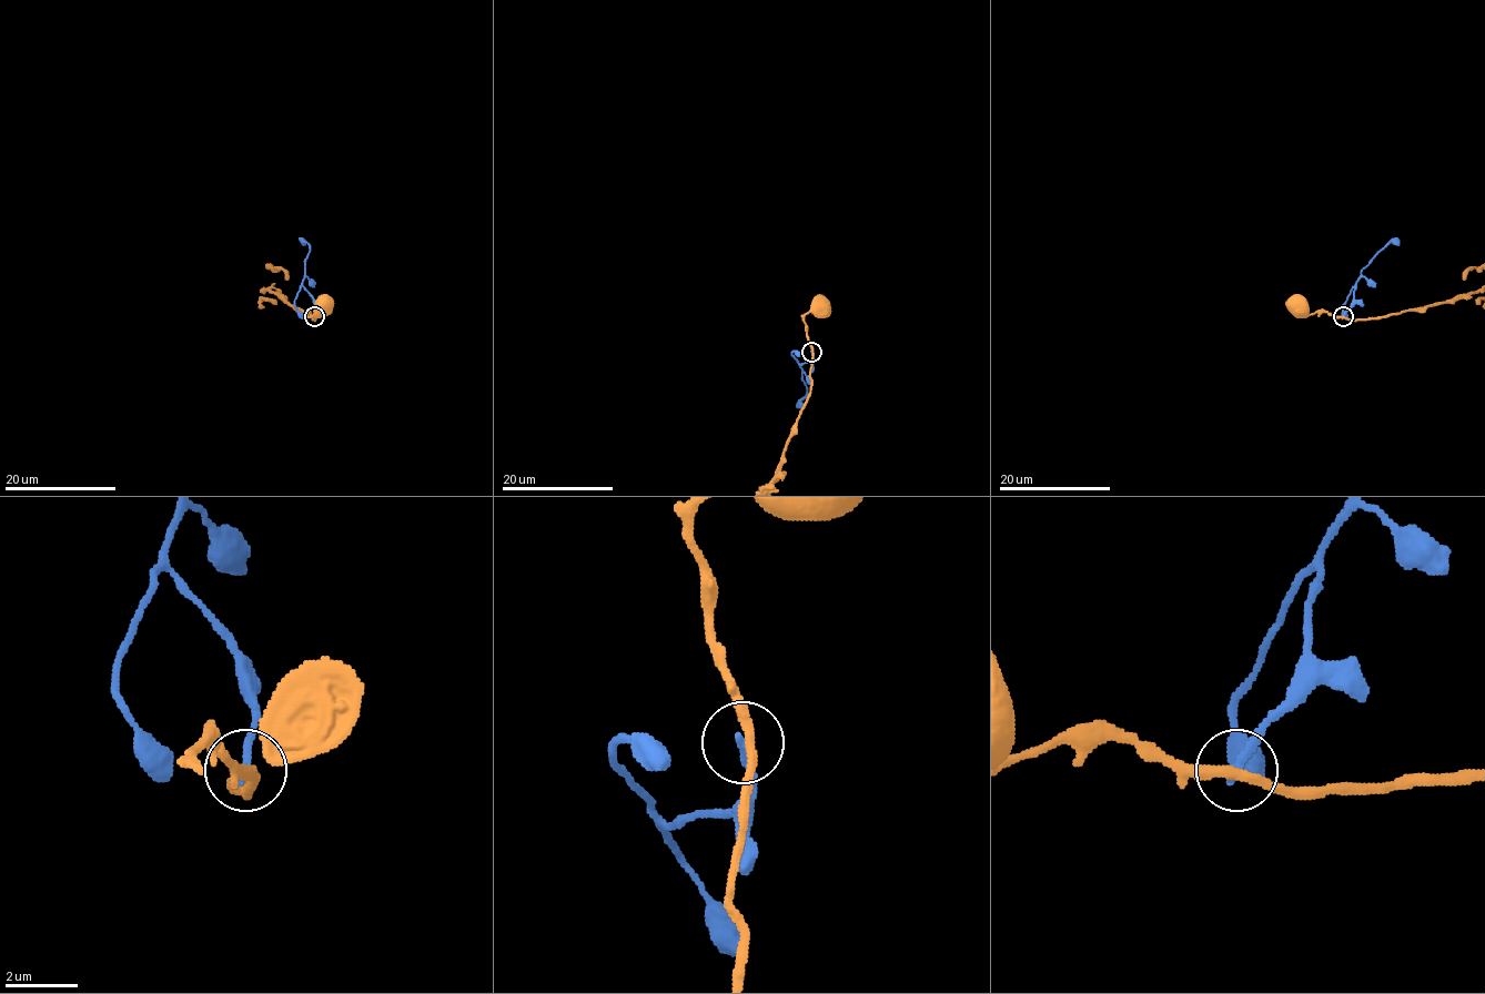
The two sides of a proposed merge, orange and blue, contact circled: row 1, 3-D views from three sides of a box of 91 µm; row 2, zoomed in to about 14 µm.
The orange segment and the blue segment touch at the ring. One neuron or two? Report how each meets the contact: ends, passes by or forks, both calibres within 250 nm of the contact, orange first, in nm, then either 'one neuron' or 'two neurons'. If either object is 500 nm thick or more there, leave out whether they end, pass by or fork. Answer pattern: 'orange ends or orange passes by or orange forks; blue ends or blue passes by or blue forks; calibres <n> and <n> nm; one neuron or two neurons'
orange passes by; blue ends; calibres 280 and 240 nm; two neurons

